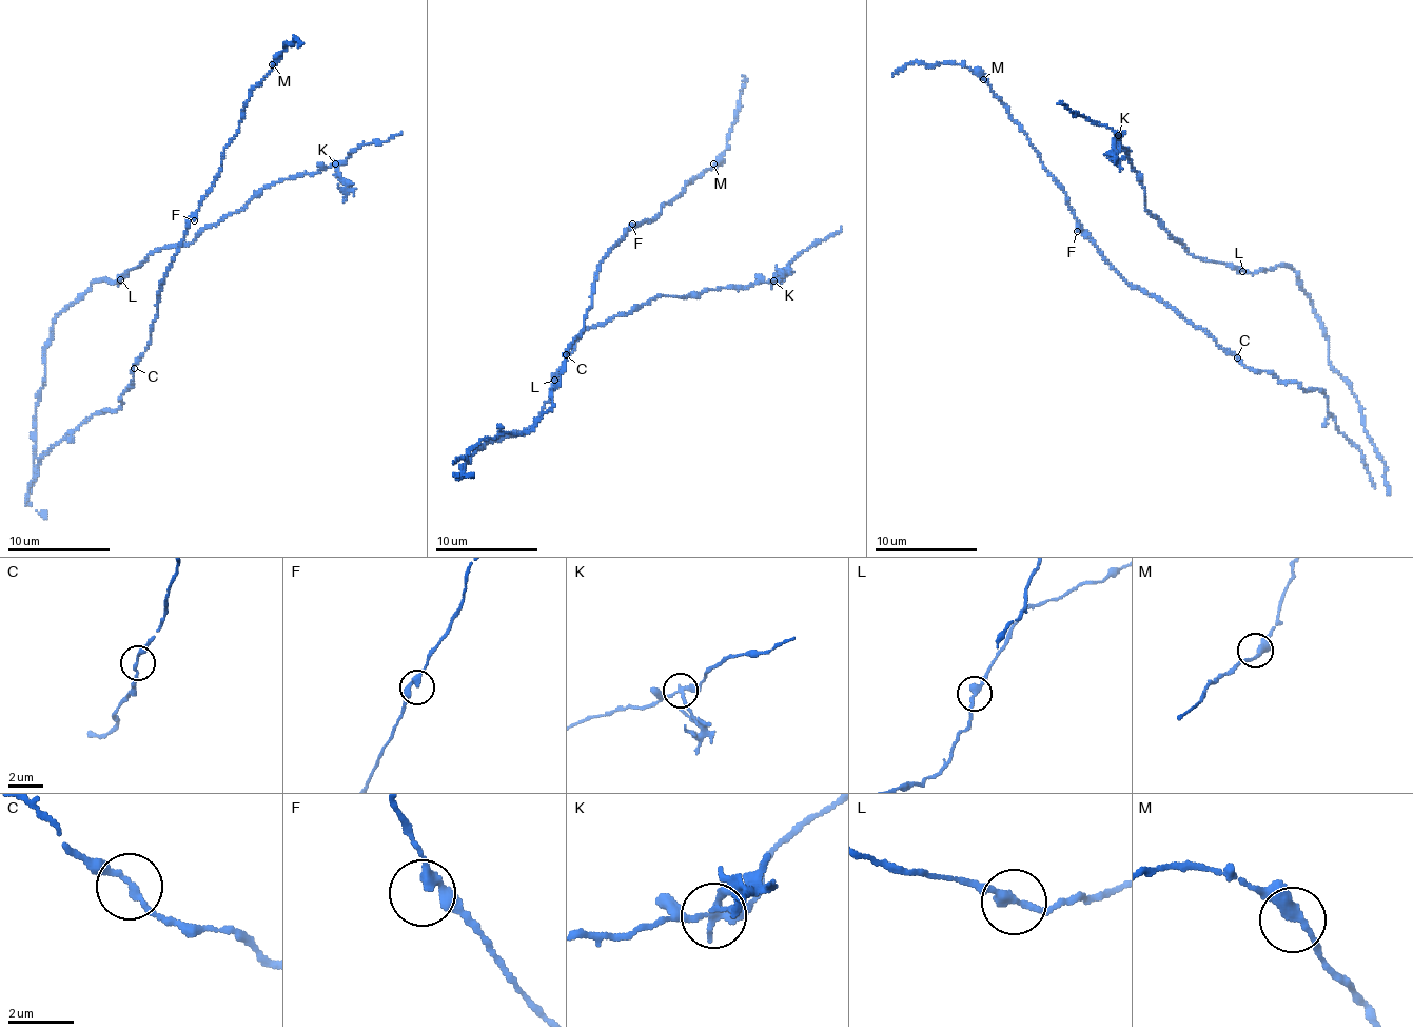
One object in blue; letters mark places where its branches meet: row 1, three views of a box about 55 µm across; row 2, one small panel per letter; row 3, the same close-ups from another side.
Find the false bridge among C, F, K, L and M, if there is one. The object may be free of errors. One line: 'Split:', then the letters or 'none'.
Split: K

